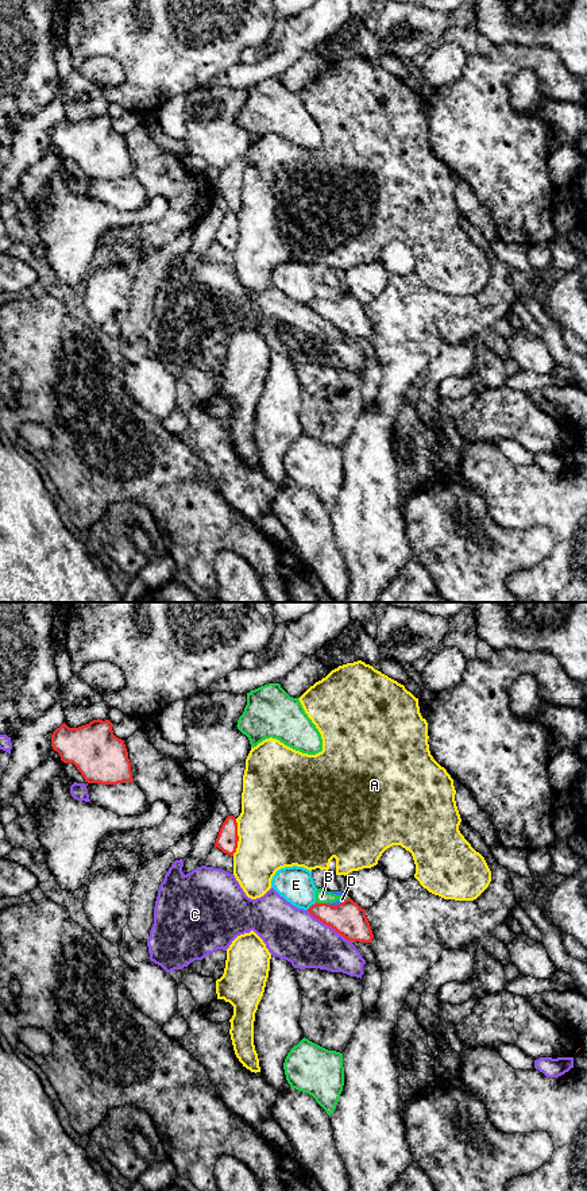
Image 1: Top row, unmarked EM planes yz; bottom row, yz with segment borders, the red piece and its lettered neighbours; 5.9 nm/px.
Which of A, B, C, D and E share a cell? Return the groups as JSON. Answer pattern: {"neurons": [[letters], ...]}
{"neurons": [["A"], ["B", "D"], ["C"], ["E"]]}

